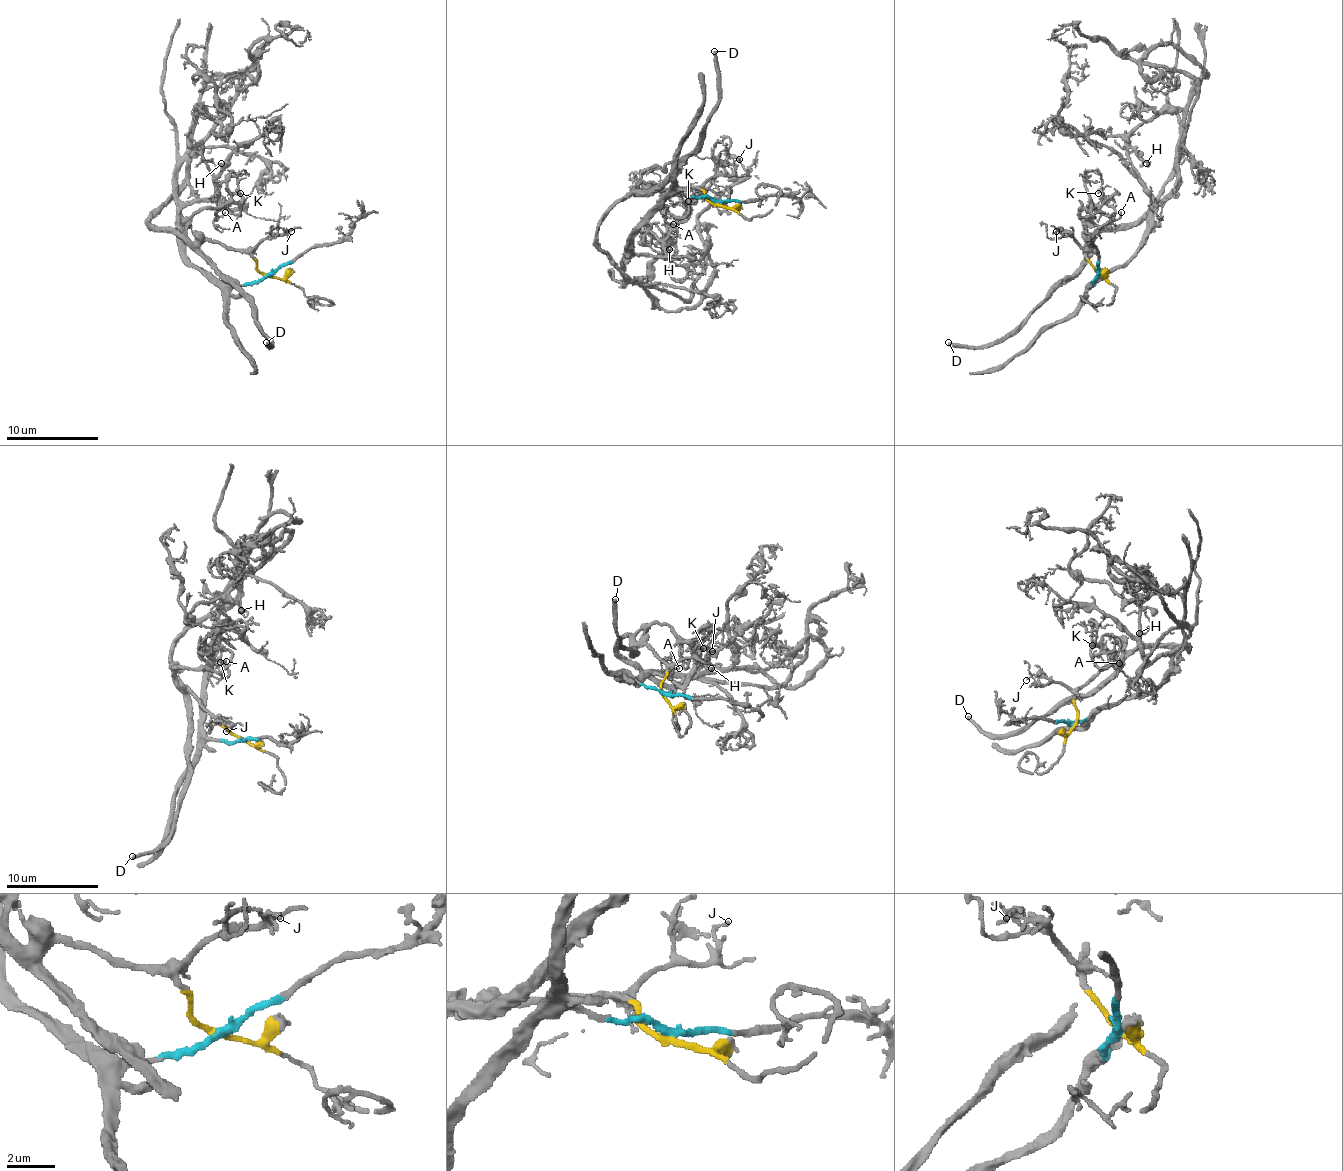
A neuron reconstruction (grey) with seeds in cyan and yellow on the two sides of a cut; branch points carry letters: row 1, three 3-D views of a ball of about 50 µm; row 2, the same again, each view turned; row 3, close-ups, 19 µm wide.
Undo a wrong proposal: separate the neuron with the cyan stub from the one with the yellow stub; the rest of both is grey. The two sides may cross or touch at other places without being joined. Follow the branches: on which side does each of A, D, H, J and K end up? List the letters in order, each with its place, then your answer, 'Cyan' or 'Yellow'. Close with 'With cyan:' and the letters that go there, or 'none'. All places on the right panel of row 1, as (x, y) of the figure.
A: Place: (1121, 212). Yellow
D: Place: (948, 342). Yellow
H: Place: (1146, 163). Cyan
J: Place: (1056, 231). Yellow
K: Place: (1098, 193). Yellow
With cyan: H

